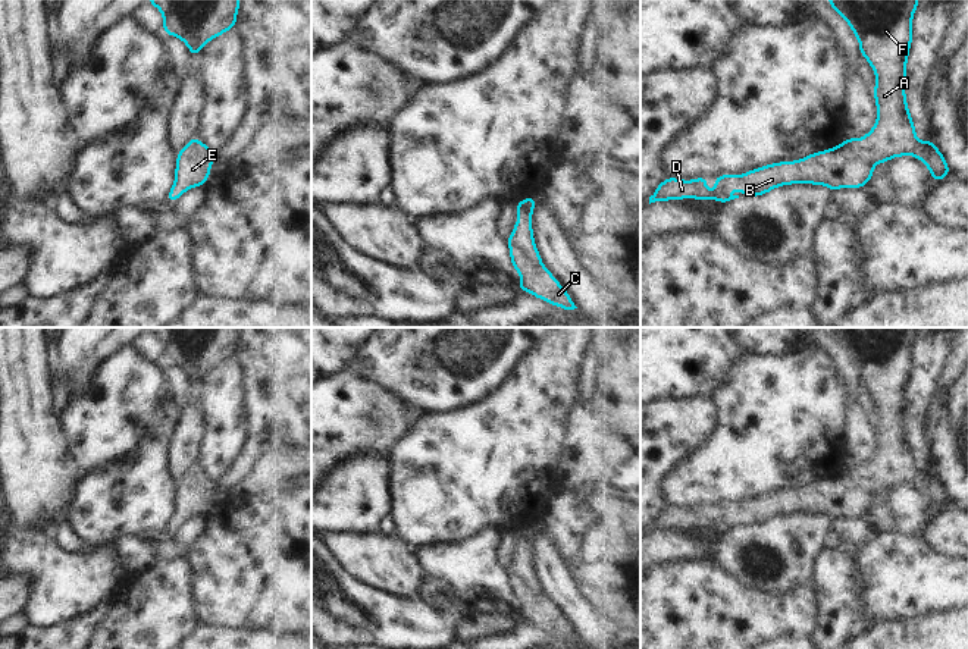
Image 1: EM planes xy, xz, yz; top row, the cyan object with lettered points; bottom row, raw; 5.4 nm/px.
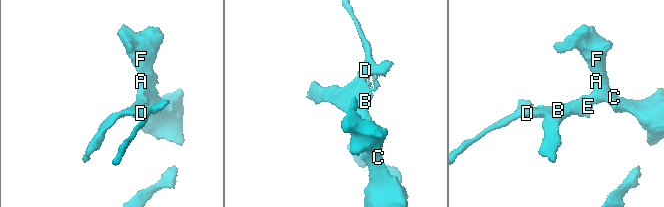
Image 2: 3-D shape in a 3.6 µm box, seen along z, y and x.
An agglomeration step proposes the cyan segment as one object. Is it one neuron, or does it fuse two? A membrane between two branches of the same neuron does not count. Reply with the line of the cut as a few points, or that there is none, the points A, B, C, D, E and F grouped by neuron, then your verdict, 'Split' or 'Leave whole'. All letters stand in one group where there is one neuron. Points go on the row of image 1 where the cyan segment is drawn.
No split. Groups: A B C D E F. Leave whole.

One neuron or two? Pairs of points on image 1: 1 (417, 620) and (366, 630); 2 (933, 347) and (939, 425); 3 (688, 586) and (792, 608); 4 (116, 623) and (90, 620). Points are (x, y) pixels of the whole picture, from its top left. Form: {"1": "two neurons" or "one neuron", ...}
{"1": "one neuron", "2": "two neurons", "3": "one neuron", "4": "two neurons"}

